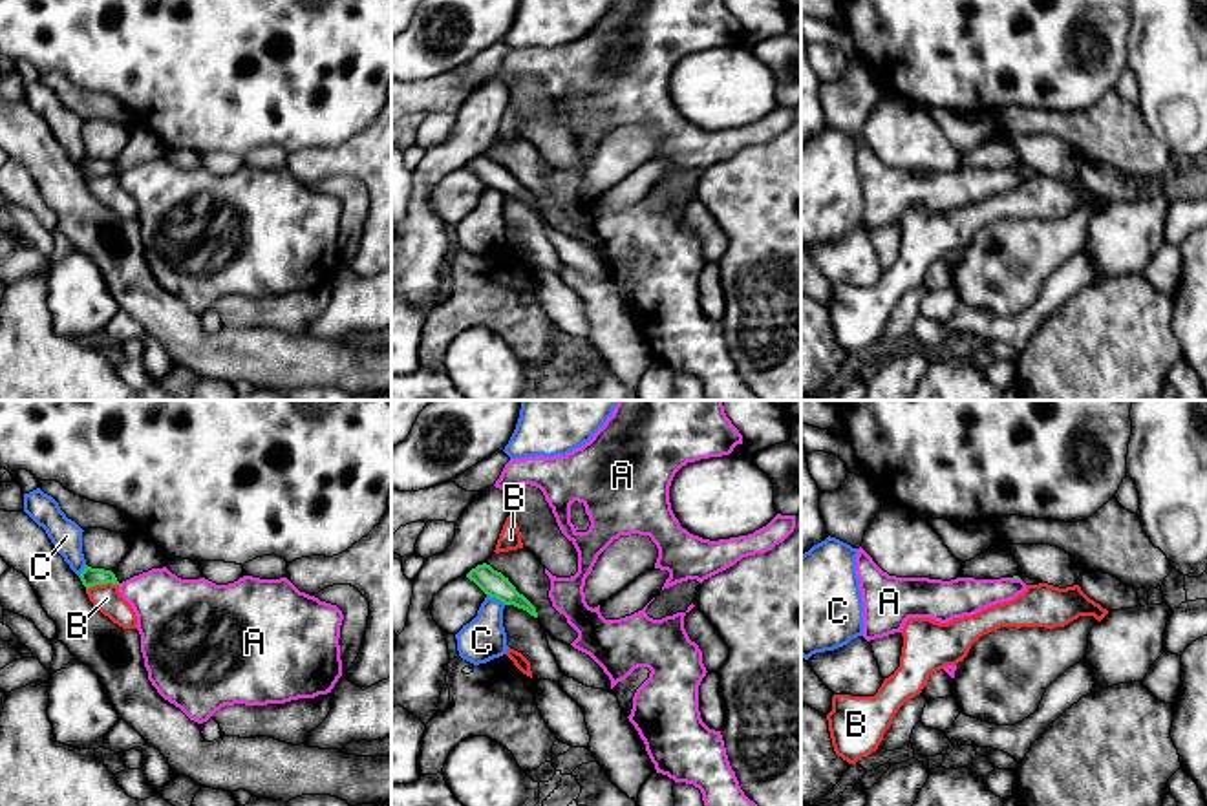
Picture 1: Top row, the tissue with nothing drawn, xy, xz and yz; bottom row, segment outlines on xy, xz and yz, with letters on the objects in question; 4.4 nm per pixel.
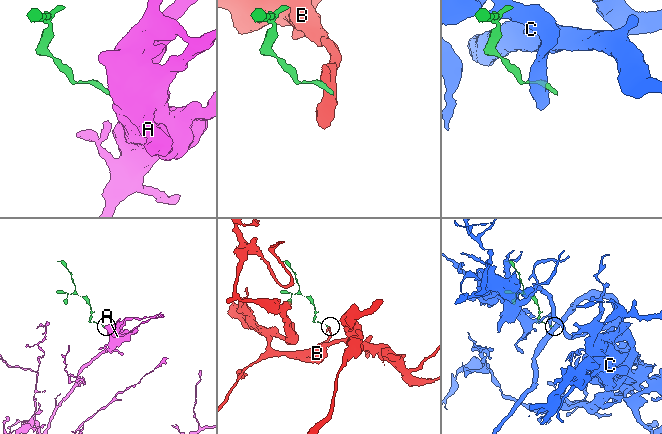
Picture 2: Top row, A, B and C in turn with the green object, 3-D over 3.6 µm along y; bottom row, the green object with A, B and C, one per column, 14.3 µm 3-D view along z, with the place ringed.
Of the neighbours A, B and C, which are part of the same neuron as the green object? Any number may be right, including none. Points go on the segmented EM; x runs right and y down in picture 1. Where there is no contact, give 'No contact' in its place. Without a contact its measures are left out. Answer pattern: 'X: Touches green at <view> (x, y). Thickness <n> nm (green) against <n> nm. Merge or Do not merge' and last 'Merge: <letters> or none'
A: Touches green at yz (1015, 578). Thickness 20 nm (green) against 180 nm. Do not merge
B: Touches green at xy (101, 583). Thickness 80 nm (green) against 130 nm. Do not merge
C: Touches green at xz (496, 598). Thickness 110 nm (green) against 190 nm. Do not merge
Merge: none

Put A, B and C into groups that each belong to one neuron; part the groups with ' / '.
A / B / C

